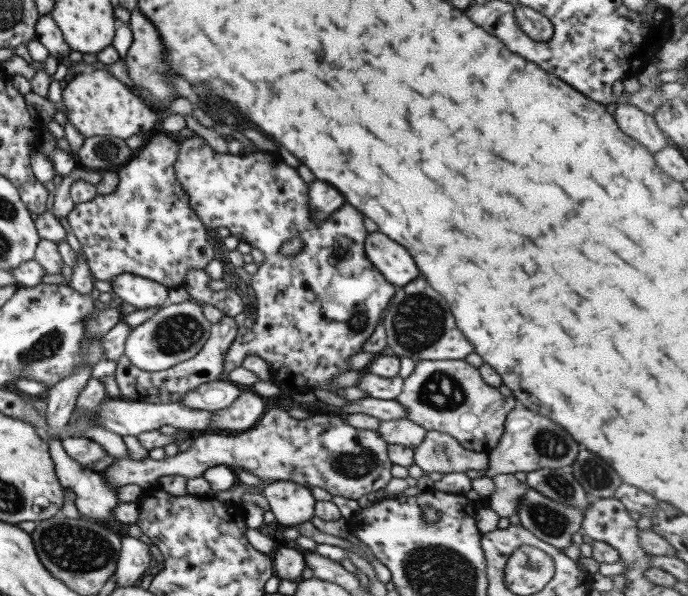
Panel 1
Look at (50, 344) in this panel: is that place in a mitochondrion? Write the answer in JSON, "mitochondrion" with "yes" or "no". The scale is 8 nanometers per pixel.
{"mitochondrion":"yes"}

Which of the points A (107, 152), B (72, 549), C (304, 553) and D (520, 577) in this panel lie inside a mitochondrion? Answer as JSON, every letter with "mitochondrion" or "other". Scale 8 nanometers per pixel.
{"A":"mitochondrion","B":"mitochondrion","C":"other","D":"other"}

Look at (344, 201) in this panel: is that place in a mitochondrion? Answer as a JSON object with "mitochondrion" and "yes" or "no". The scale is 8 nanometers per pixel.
{"mitochondrion":"no"}

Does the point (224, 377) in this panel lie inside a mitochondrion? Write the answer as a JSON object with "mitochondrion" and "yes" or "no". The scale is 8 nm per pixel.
{"mitochondrion":"no"}

